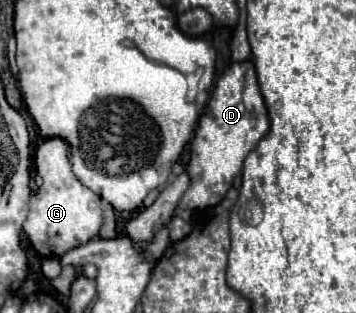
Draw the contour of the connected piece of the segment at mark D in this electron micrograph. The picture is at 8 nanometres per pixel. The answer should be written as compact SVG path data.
M252 60L232 64L216 82L216 88L208 100L208 106L198 122L194 140L190 144L190 188L178 202L180 208L210 208L216 206L232 186L232 180L240 174L242 162L256 148L256 144L268 134L270 120L260 86L256 80L256 70Z

